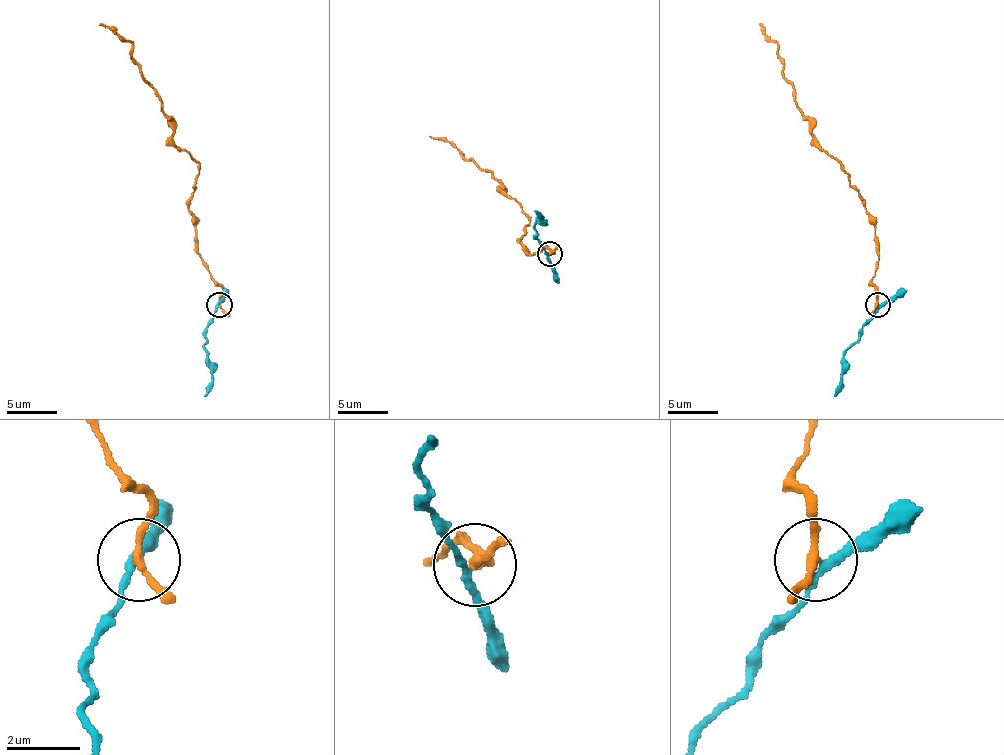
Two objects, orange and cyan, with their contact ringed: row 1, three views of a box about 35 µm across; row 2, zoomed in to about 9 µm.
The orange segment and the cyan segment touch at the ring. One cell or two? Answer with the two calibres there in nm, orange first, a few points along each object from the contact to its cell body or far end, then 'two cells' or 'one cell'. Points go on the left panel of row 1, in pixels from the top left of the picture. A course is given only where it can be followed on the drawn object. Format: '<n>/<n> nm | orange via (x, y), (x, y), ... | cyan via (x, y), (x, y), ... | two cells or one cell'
190/200 nm | orange via (220, 304), (222, 286), (199, 256), (189, 210), (199, 165), (172, 139), (131, 43), (98, 25) | cyan via (217, 304), (217, 311), (204, 337), (212, 387), (204, 395) | two cells

